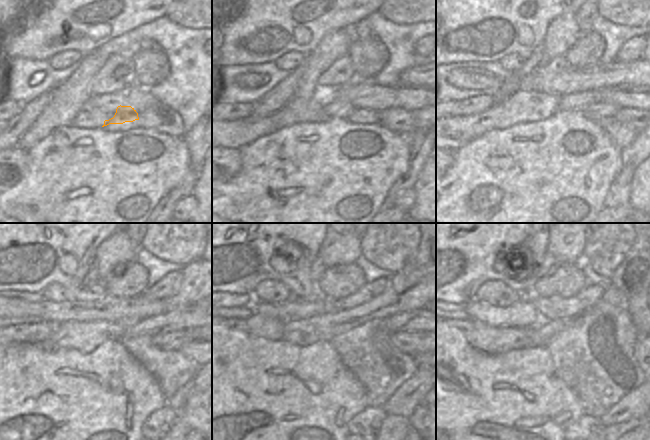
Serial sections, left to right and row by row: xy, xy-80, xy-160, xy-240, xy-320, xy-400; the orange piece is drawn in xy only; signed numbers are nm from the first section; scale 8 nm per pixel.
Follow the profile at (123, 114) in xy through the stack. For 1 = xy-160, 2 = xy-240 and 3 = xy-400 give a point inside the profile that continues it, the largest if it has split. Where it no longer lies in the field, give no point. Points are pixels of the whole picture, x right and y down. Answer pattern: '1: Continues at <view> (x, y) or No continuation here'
1: Continues at xy-160 (594, 111)
2: Continues at xy-240 (175, 340)
3: Continues at xy-400 (639, 350).

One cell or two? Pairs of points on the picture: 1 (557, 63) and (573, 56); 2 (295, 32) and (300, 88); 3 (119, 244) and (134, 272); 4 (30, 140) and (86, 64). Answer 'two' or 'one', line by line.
1: two
2: two
3: two
4: one

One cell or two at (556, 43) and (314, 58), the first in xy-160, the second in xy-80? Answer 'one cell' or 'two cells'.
one cell

